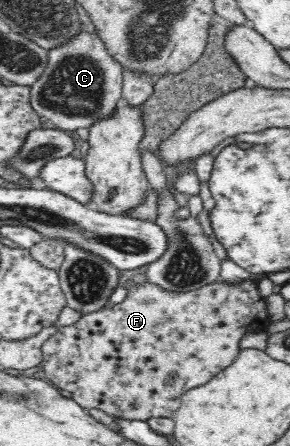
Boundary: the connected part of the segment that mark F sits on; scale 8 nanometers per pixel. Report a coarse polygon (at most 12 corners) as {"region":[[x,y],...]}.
{"region":[[257,281],[127,298],[43,343],[87,411],[170,418],[270,323]]}

